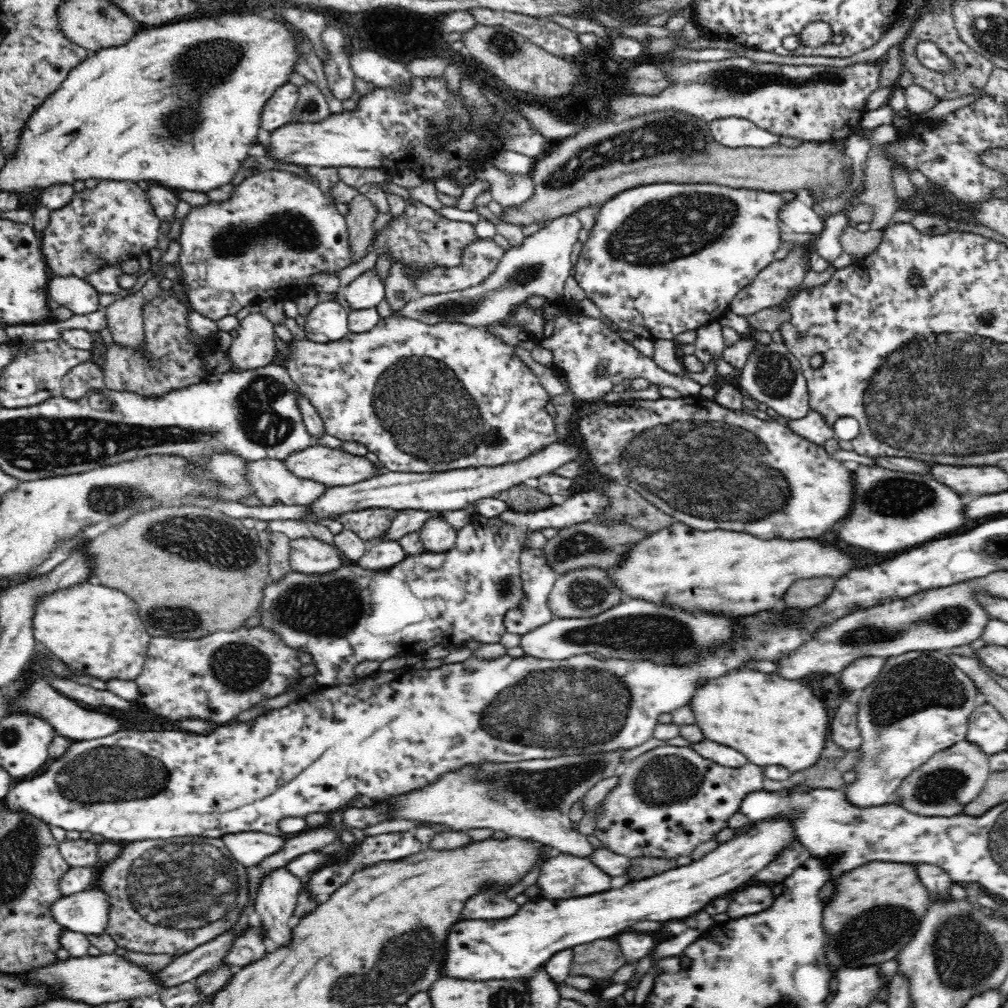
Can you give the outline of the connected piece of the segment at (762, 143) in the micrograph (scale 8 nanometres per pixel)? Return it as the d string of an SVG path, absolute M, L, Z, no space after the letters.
M724 118L709 123L712 138L726 148L768 148L778 143L780 137L762 130L753 122L742 118Z

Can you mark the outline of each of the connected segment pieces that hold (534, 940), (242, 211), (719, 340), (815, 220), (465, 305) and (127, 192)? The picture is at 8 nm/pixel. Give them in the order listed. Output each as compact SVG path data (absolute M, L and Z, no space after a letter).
M768 820L752 823L752 828L730 841L719 844L716 849L697 861L678 866L669 871L643 878L630 880L621 888L613 888L592 896L570 897L567 899L536 898L529 900L514 916L496 920L468 920L462 918L458 924L450 927L446 938L446 958L441 962L441 976L450 976L456 980L486 982L486 980L527 980L534 971L548 962L554 954L564 950L588 944L600 939L614 938L619 932L630 930L634 923L641 920L653 920L659 923L685 920L692 917L714 898L724 896L726 892L742 886L761 871L774 857L780 854L795 834L787 820Z
M266 170L233 186L226 200L193 206L178 237L182 245L178 260L183 272L181 282L188 294L189 306L192 311L215 321L236 316L250 302L265 298L296 301L307 290L313 289L312 276L338 276L344 268L357 263L348 239L346 215L338 210L330 194L322 191L318 184L278 170Z
M718 322L708 323L696 329L695 347L709 352L714 368L722 377L735 376L739 372L732 368L724 359L724 339L722 338L722 327Z
M802 198L788 202L780 212L780 219L801 238L805 234L820 235L825 229L824 218L819 217L813 207Z
M577 215L560 216L545 225L535 235L525 238L522 246L518 248L512 246L509 251L506 250L496 272L488 276L486 282L472 286L468 290L460 290L460 292L418 296L410 300L400 313L394 313L394 316L414 318L426 324L444 321L459 322L484 329L492 322L502 325L510 316L510 312L514 310L514 305L525 301L530 294L541 294L548 300L562 296L564 282L573 274L570 252L574 244L578 242L580 232L582 232L582 222Z
M99 180L94 188L85 187L74 191L70 202L62 208L52 209L49 223L42 232L41 251L50 276L77 276L86 279L104 268L119 268L121 274L136 274L140 268L142 254L148 254L158 246L163 237L160 232L162 220L156 215L153 205L147 199L145 190L136 183L120 180Z

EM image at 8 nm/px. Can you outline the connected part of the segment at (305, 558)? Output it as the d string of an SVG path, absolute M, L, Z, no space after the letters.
M300 538L291 542L290 564L294 572L322 574L342 566L340 550L332 543L316 538Z

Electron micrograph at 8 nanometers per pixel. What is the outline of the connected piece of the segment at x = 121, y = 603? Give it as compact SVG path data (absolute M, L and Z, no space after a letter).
M78 584L35 598L32 618L33 637L50 653L76 670L109 682L112 679L135 680L142 672L150 636L142 626L134 602L106 586Z

